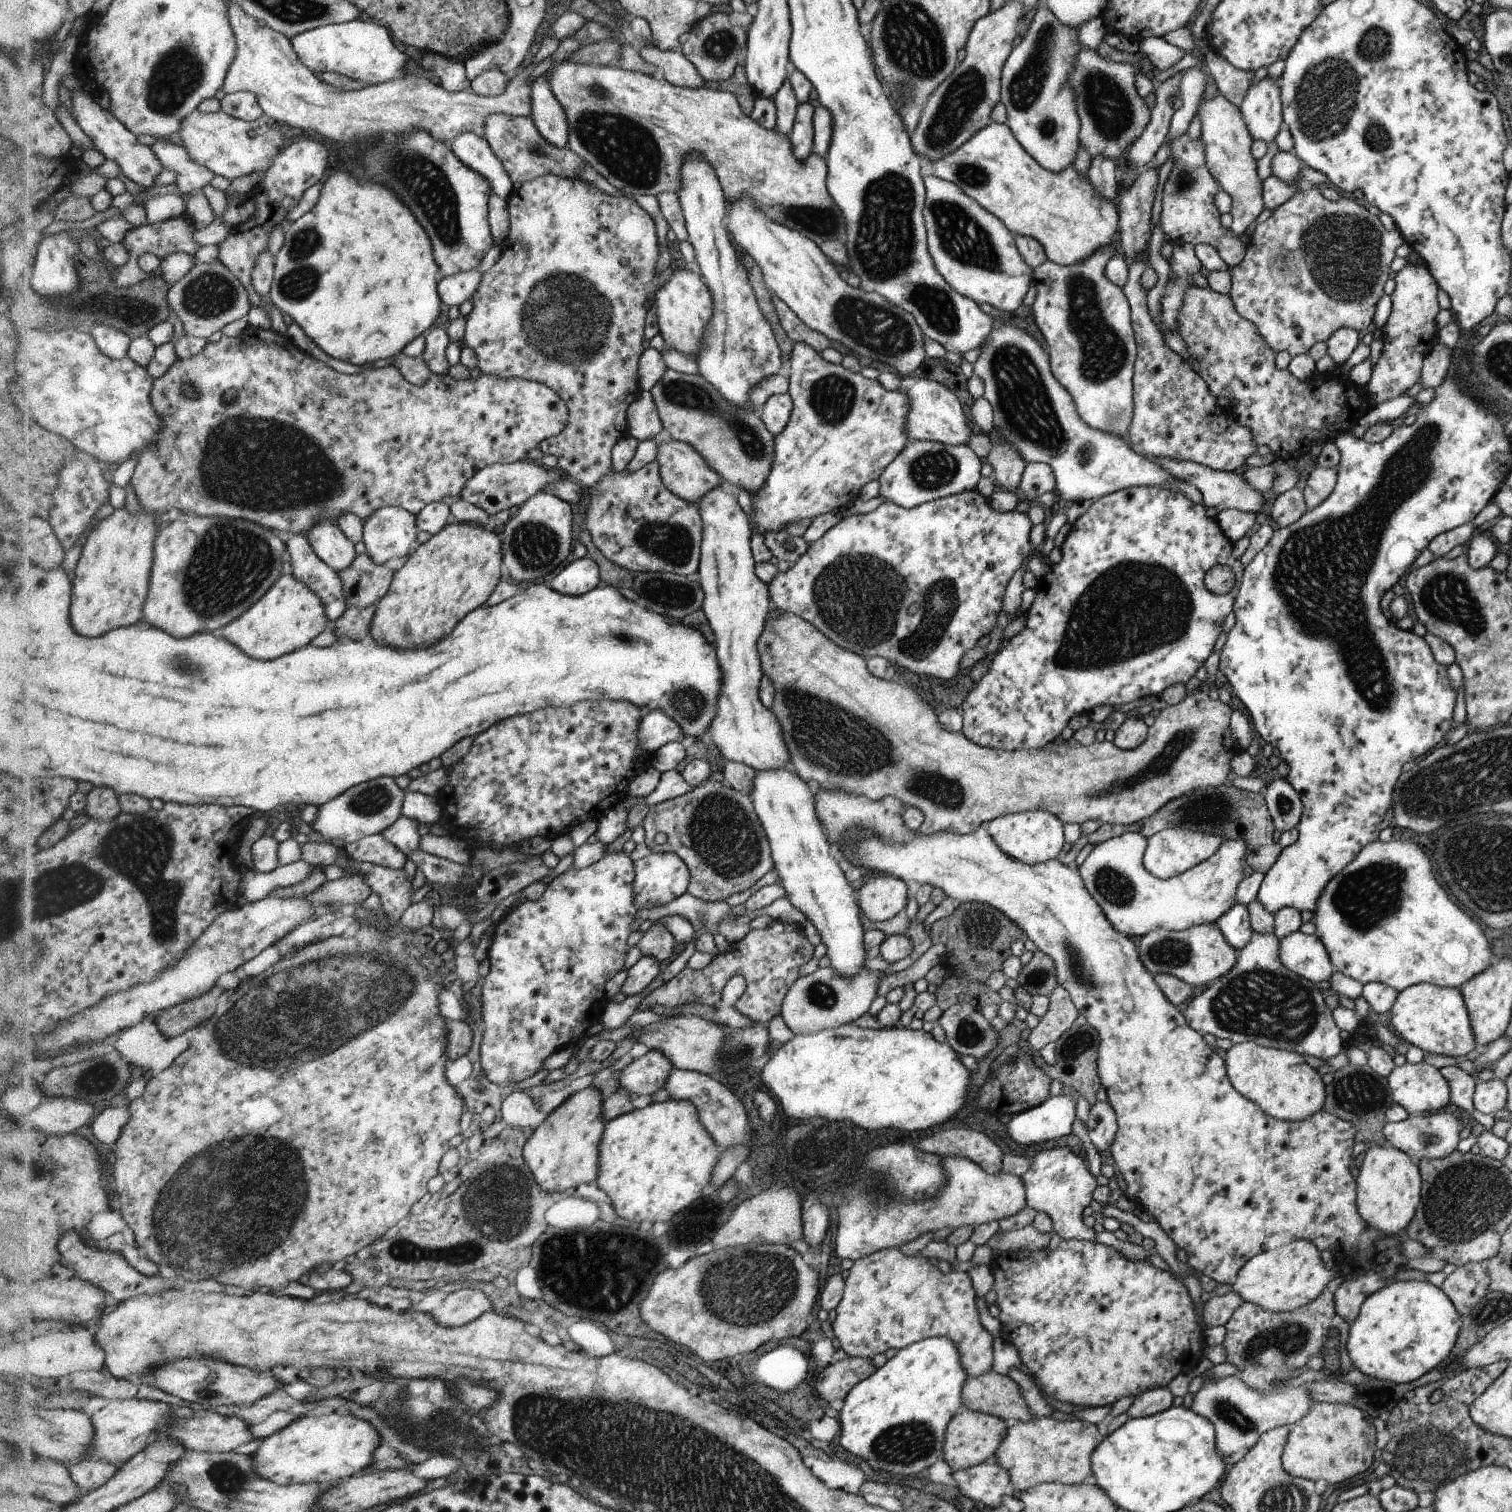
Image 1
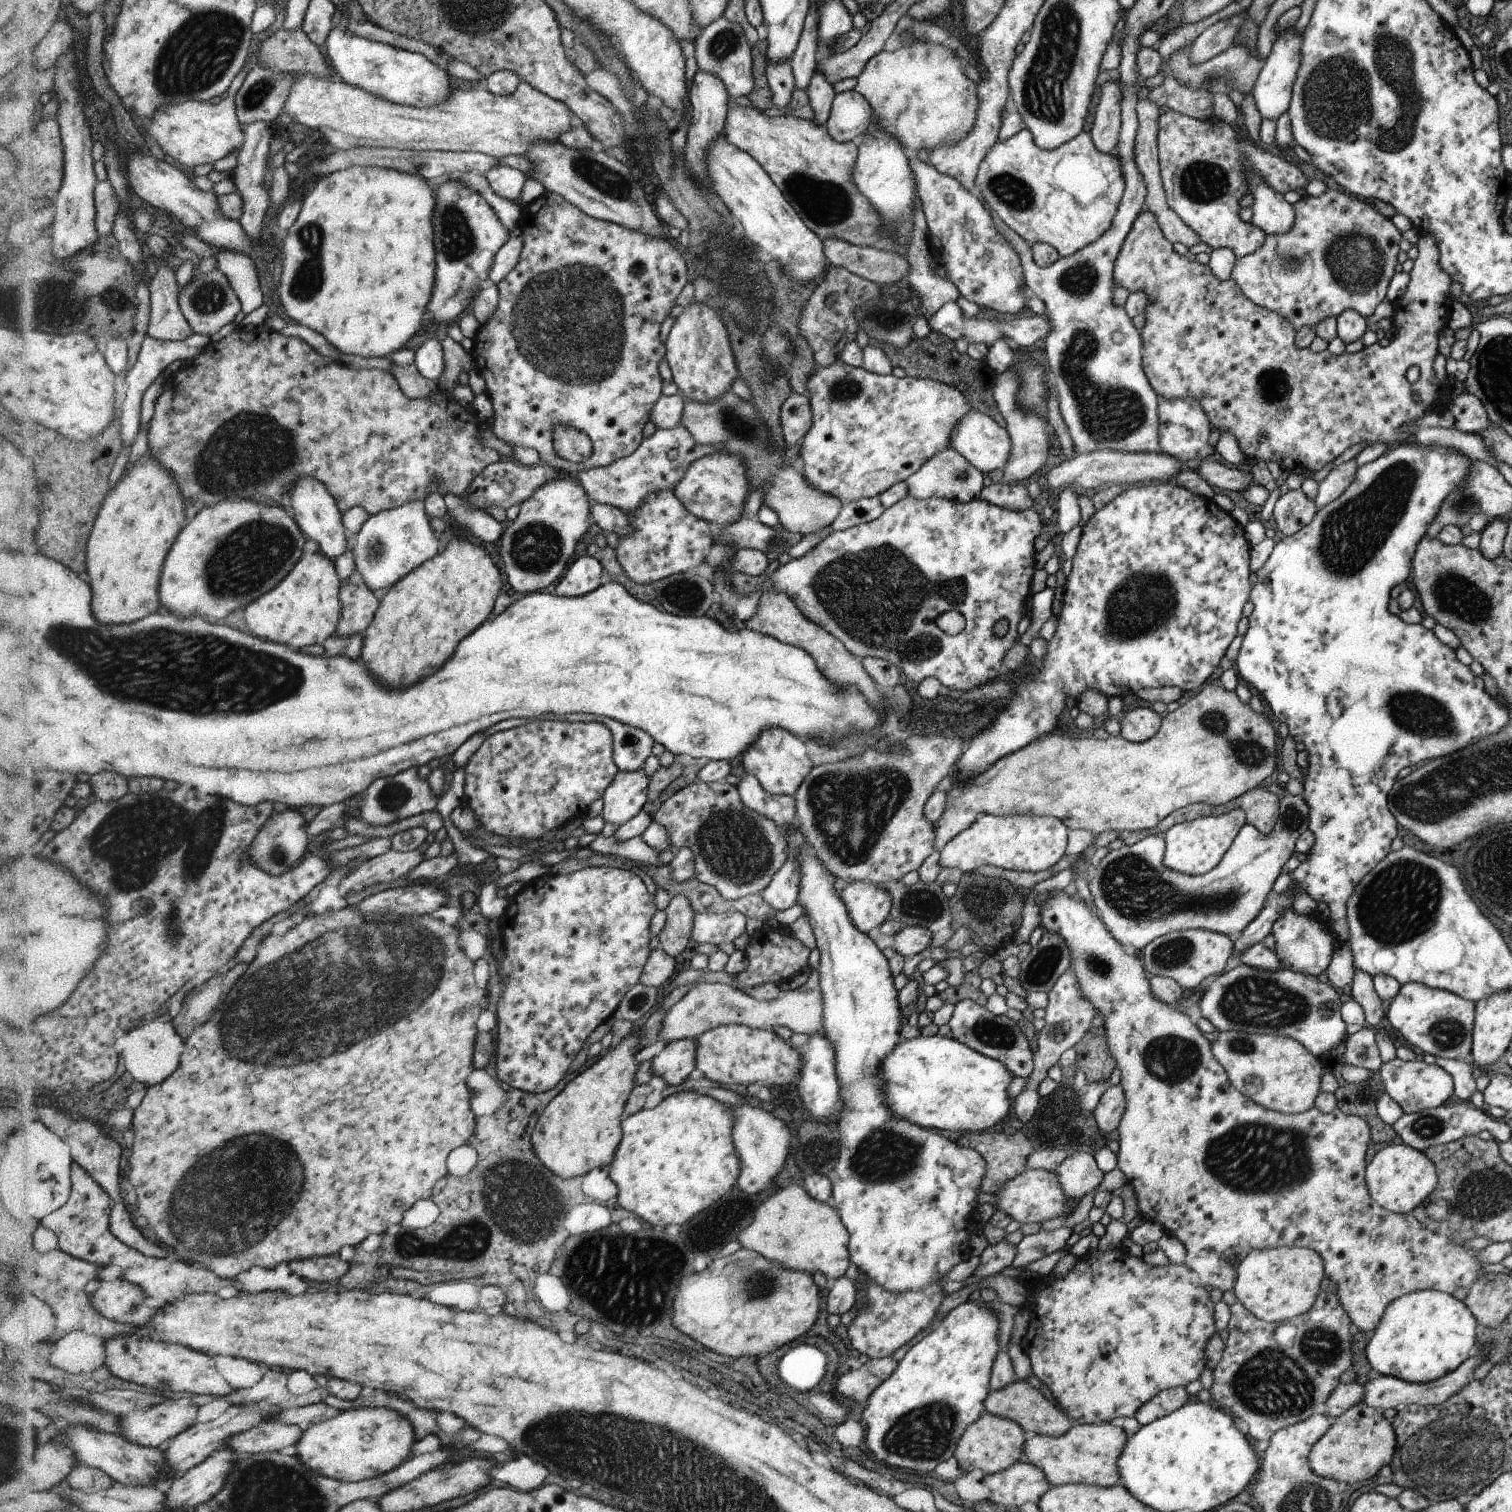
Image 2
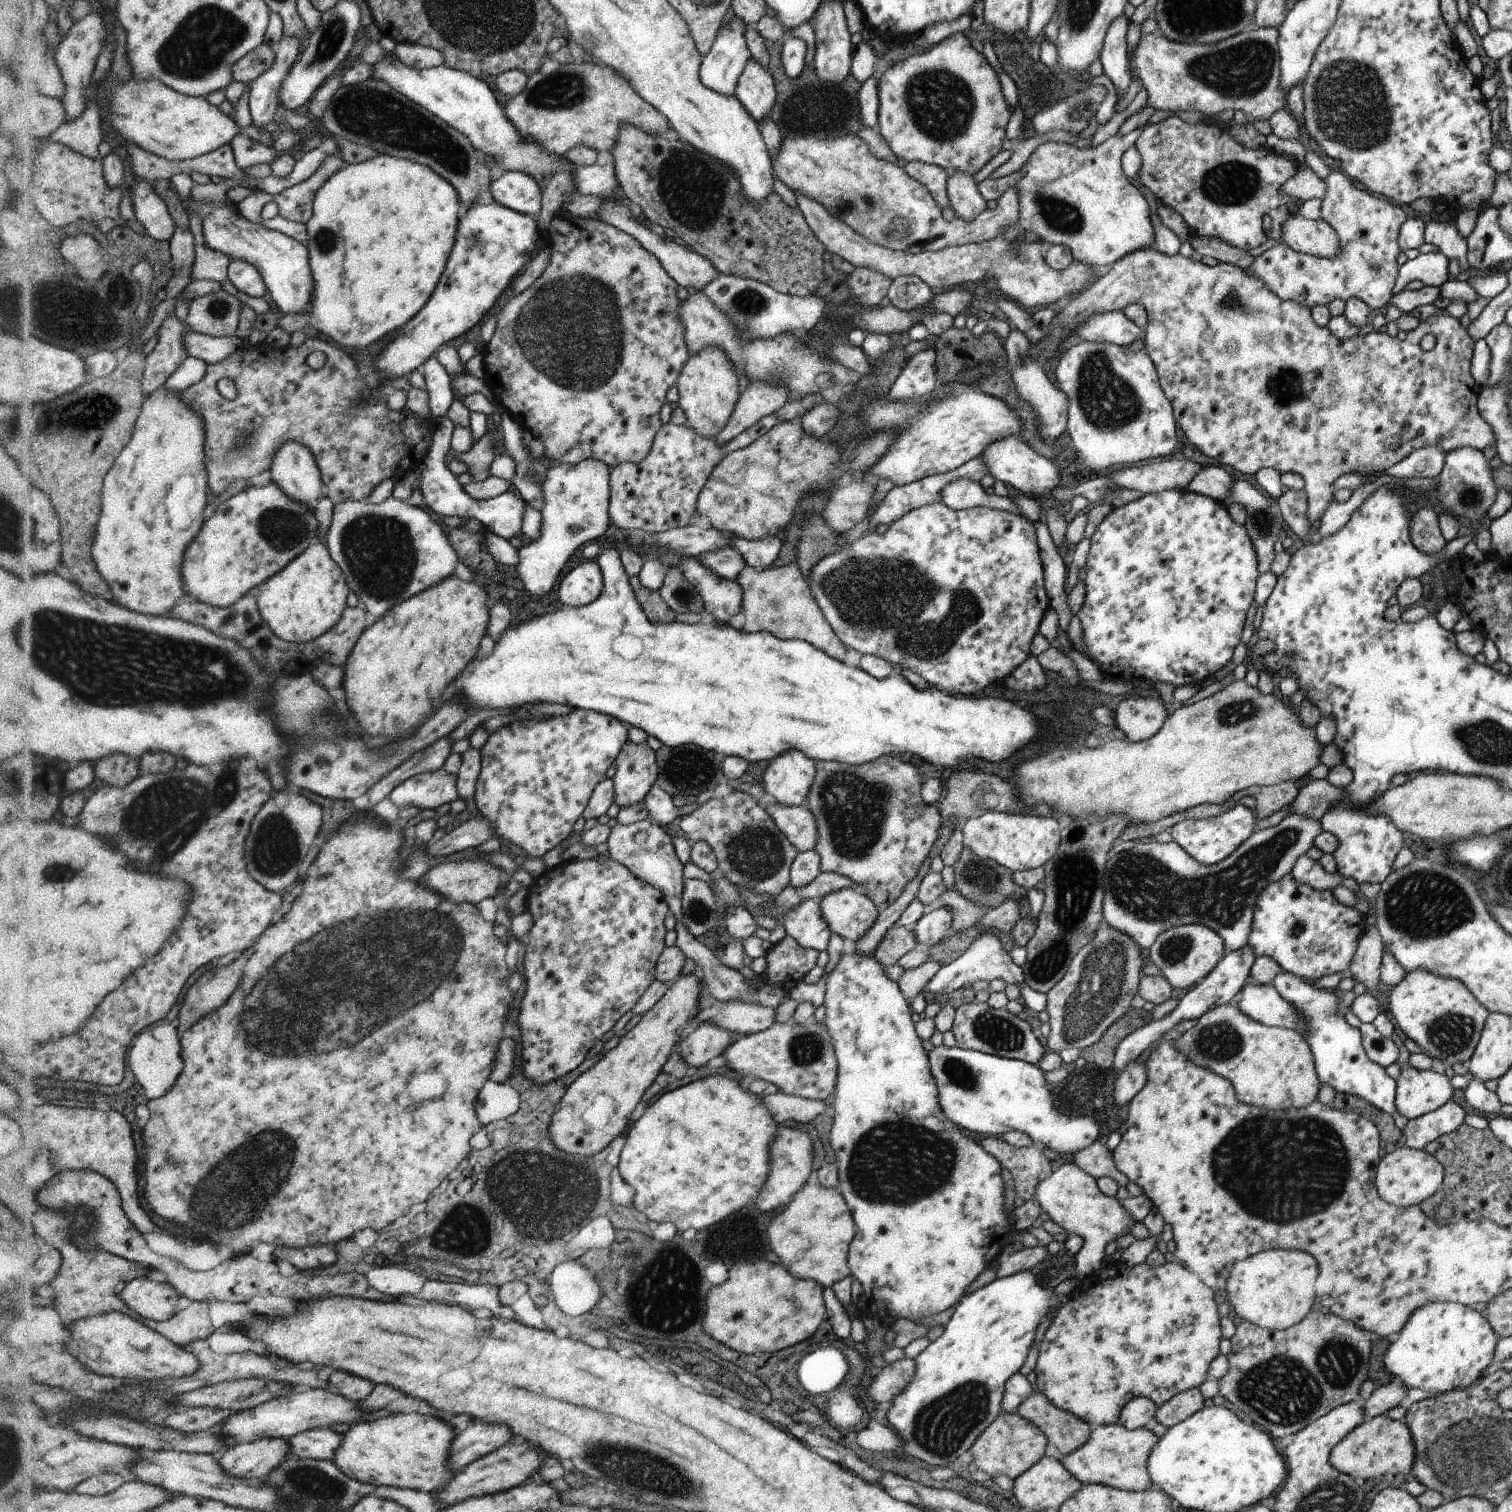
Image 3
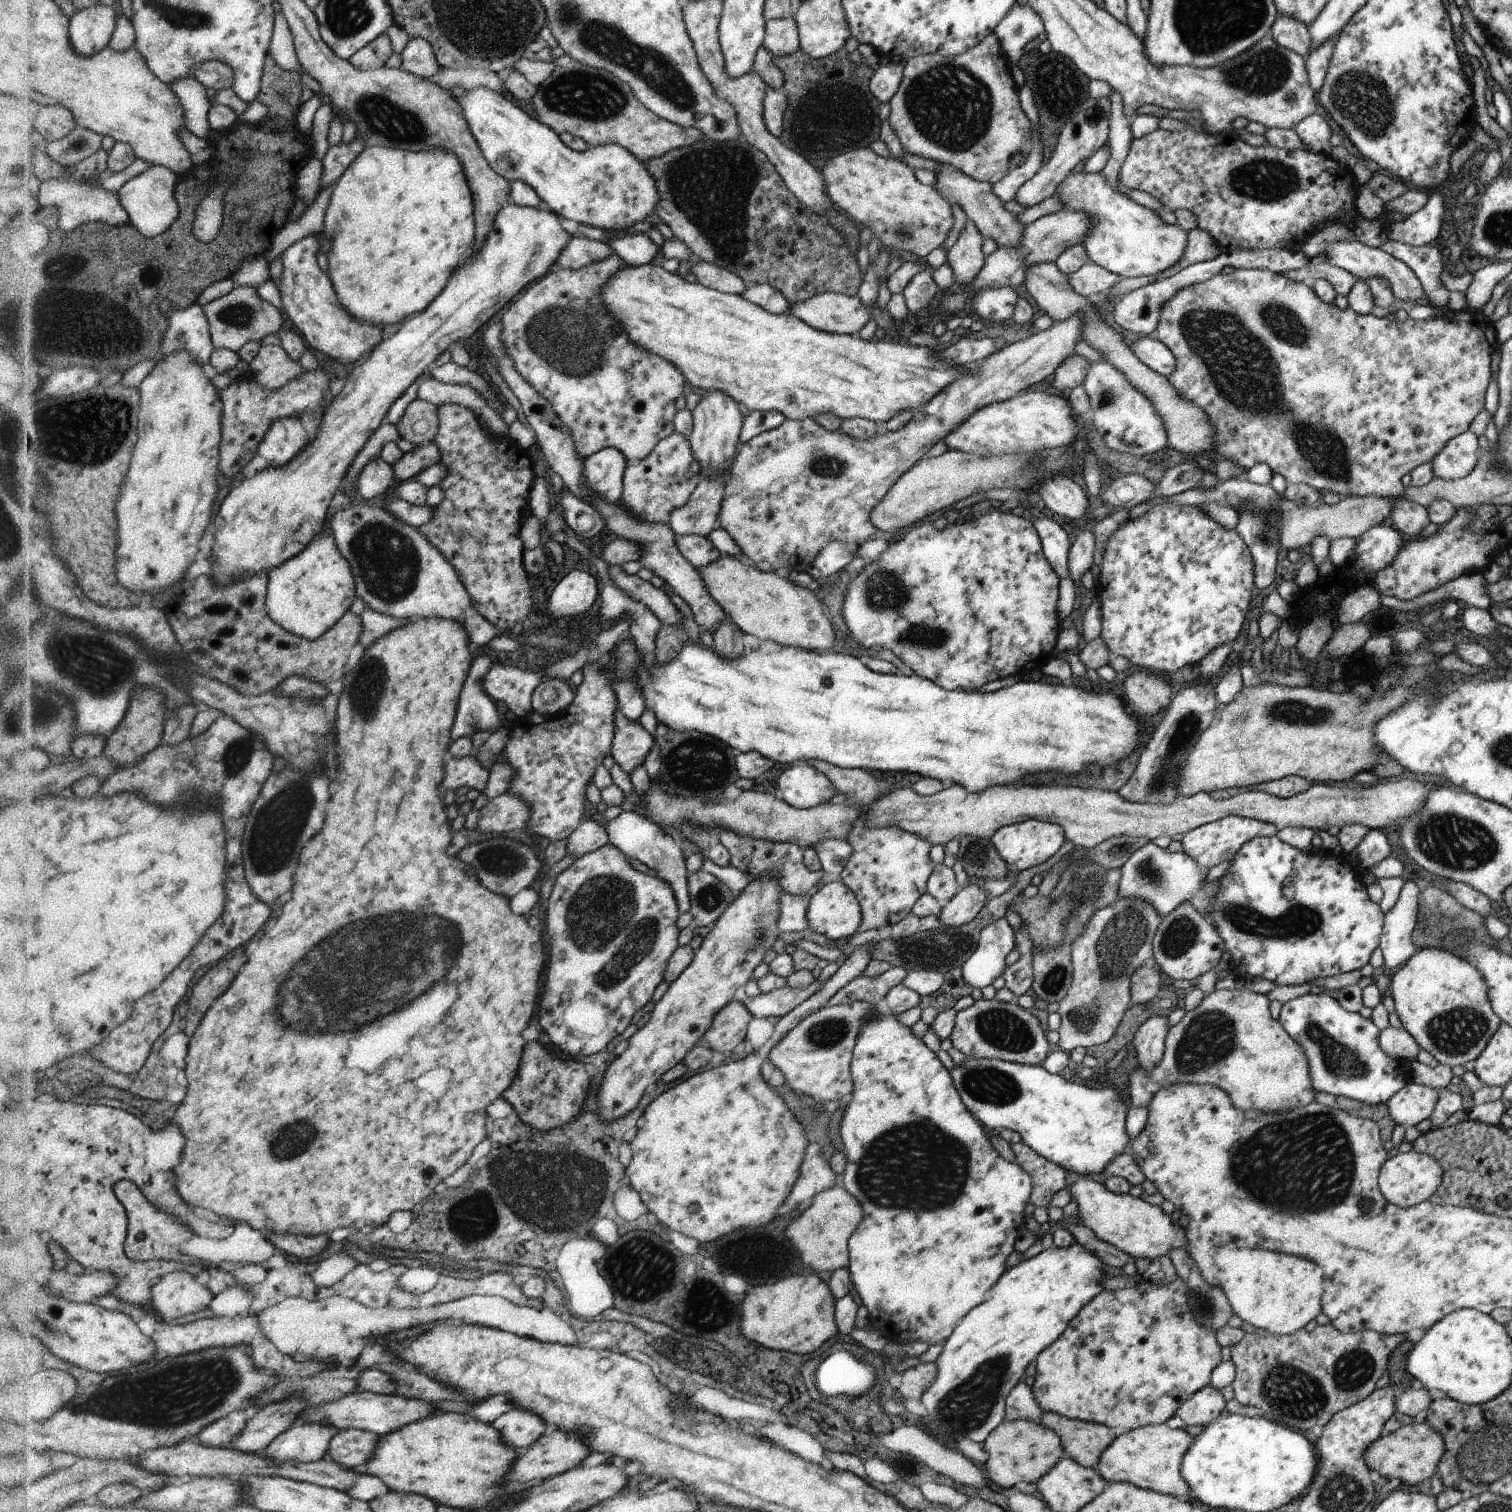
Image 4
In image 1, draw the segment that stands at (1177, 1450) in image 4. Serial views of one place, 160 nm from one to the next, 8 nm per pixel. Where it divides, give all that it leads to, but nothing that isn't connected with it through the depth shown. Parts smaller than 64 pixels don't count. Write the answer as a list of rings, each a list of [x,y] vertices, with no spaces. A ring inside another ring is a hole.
[[[1034,1418],[1030,1422],[1009,1423],[1007,1436],[999,1447],[994,1460],[1008,1472],[1019,1494],[1033,1486],[1046,1483],[1063,1485],[1089,1482],[1093,1476],[1091,1457],[1107,1435],[1102,1435],[1095,1424],[1088,1421]]]

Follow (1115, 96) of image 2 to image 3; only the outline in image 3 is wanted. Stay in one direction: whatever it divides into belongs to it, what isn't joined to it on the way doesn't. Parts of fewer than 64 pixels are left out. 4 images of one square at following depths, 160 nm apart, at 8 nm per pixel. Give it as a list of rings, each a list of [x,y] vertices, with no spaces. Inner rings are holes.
[[[1118,16],[1110,26],[1105,37],[1104,49],[1101,51],[1101,64],[1104,74],[1112,82],[1116,91],[1117,101],[1122,99],[1131,83],[1130,60],[1128,59],[1127,32],[1130,20]]]

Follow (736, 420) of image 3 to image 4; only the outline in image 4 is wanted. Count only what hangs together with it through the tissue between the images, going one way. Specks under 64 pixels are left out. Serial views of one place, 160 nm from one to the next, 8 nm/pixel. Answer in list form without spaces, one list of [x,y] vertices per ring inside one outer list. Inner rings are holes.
[[[726,472],[712,478],[702,478],[692,492],[688,504],[672,512],[672,516],[668,518],[668,525],[675,535],[696,534],[708,537],[710,532],[715,530],[714,526],[724,500],[724,486],[728,474],[729,472]]]

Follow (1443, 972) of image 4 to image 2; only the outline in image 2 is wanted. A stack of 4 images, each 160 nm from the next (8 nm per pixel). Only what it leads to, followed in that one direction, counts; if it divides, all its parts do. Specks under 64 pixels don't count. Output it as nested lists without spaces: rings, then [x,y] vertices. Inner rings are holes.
[[[1422,983],[1401,985],[1386,1014],[1390,1026],[1402,1034],[1414,1048],[1441,1059],[1470,1059],[1475,1023],[1475,1001],[1444,989]]]

